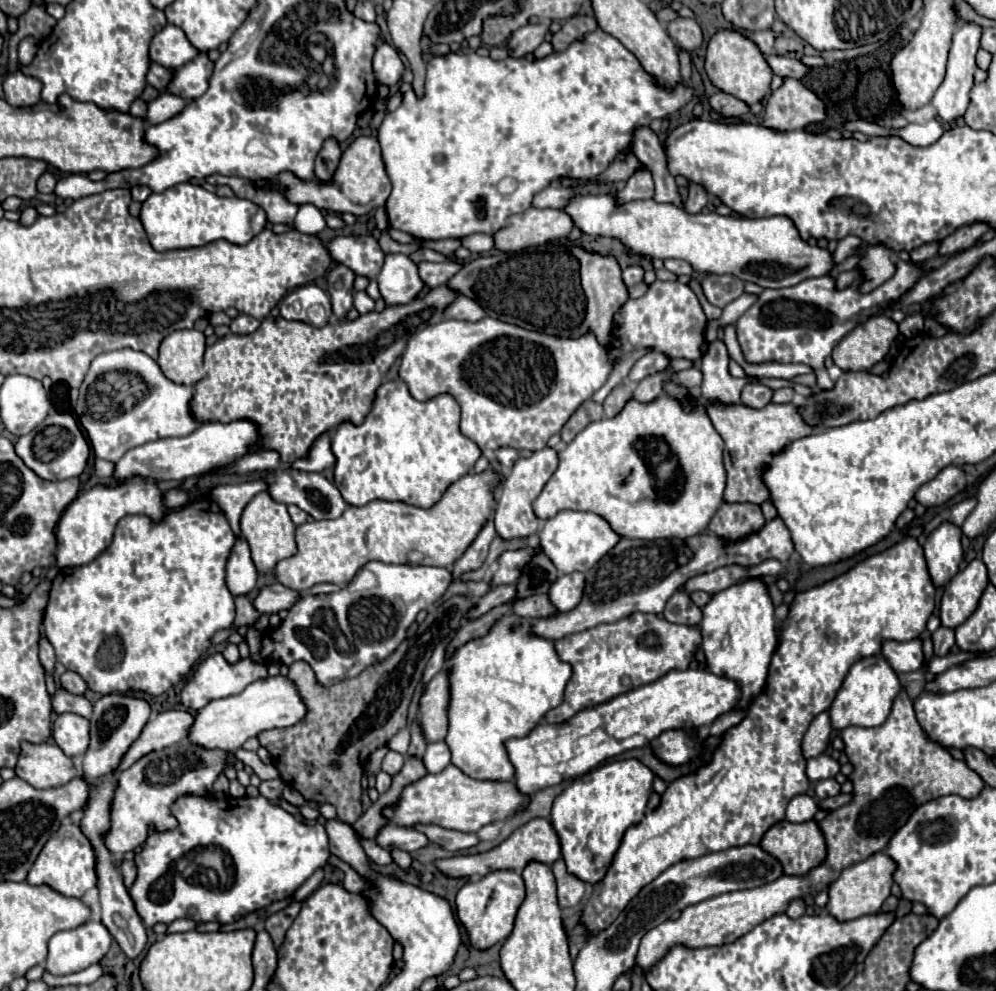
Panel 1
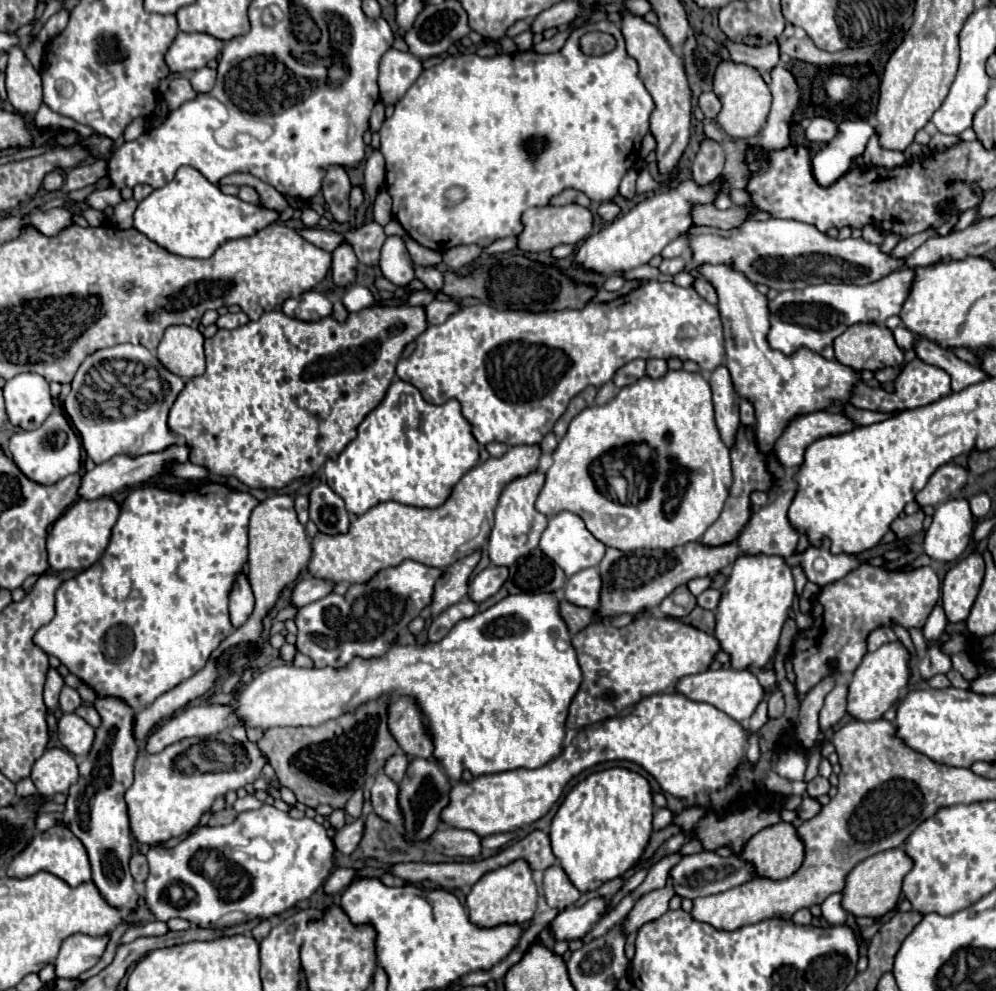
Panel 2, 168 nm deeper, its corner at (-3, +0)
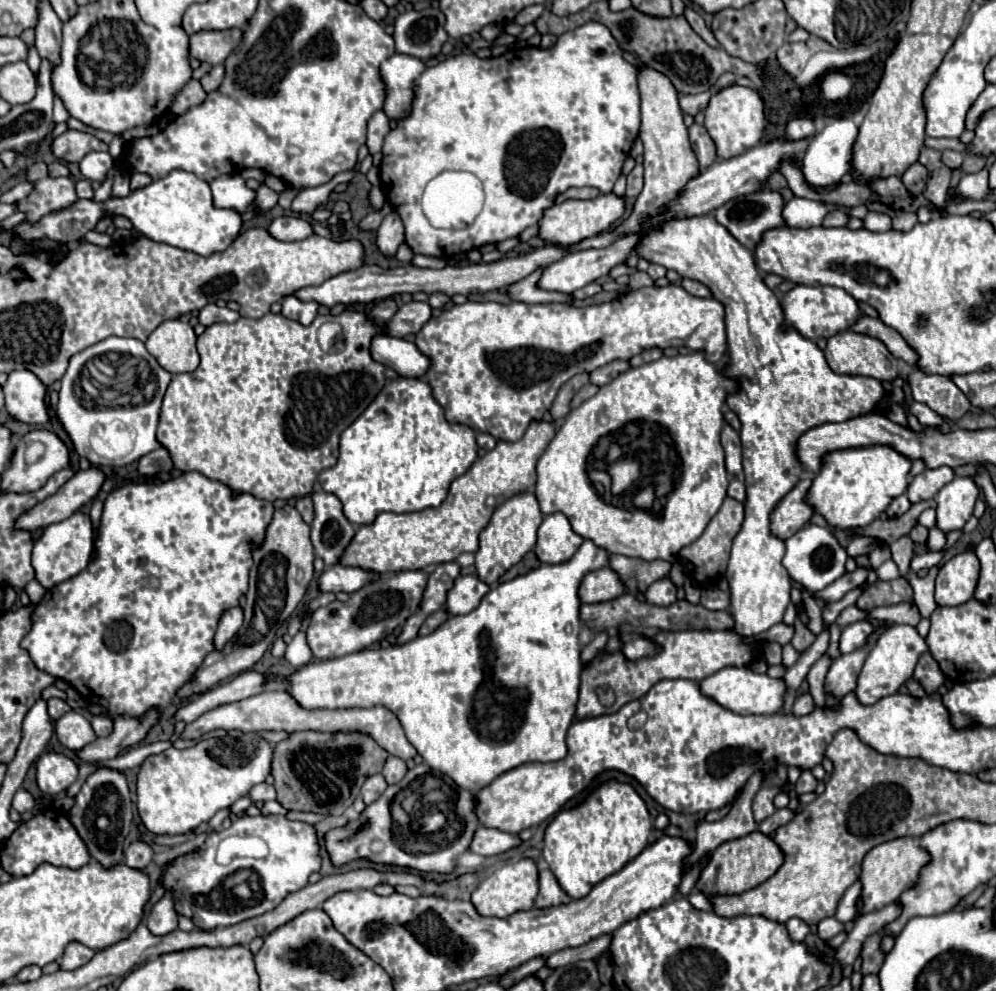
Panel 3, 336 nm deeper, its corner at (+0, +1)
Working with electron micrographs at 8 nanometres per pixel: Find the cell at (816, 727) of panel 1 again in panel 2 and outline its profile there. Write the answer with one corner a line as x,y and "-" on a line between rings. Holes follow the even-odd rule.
836,684
826,696
824,706
820,710
820,732
826,732
836,726
846,714
846,688
846,684

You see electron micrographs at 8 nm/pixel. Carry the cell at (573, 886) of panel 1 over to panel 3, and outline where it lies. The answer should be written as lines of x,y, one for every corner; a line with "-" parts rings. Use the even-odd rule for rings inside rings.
543,867
539,871
539,895
535,899
535,907
545,909
545,907
553,907
553,905
563,905
569,901
571,901
571,897
559,887
555,875
547,867

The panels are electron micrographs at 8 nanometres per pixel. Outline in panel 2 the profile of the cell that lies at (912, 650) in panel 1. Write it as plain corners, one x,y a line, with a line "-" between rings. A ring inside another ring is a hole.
884,626
884,628
878,628
874,630
870,636
868,636
868,650
878,650
882,644
888,644
888,642
896,642
896,634
892,628

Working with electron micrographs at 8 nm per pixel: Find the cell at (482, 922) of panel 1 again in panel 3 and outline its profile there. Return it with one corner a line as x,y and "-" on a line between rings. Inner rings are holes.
521,859
517,863
507,863
495,869
471,895
471,903
481,915
509,917
517,911
533,909
537,897
537,865
533,859

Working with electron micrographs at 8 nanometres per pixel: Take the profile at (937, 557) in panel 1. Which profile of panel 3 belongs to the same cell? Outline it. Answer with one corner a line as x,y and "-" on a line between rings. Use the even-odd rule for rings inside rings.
955,477
935,497
937,527
943,529
945,533
961,529
973,515
973,505
977,497
979,497
979,487
973,481
973,477

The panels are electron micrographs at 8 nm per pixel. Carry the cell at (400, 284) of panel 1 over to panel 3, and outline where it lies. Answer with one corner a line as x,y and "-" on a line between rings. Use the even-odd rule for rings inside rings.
391,211
391,213
383,219
381,227
377,229
377,247
381,249
383,255
393,257
395,251
397,251
397,247
399,247
403,241
405,241
403,221
401,221
401,217
399,217
397,211

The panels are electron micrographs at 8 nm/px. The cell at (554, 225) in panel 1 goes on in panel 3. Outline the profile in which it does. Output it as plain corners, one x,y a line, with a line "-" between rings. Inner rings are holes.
605,193
589,201
579,201
579,199
569,199
563,203
553,205
551,209
545,211
541,223
539,223
539,237
545,243
557,243
557,245
575,245
581,239
595,237
607,229
611,229
625,213
625,199
615,195
615,193

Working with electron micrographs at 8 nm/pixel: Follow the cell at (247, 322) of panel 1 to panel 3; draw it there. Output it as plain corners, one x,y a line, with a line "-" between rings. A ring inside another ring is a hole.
209,303
205,305
201,311
199,311
199,323
209,327
213,323
219,323
219,321
227,321
227,323
233,323
239,319
239,313
237,311
231,311
227,307
219,307
215,303

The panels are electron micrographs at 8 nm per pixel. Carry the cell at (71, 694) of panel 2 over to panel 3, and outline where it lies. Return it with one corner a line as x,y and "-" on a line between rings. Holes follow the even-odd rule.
49,699
47,701
47,713
51,717
51,721
57,721
61,715
65,715
67,711
71,711
71,707
63,701
63,699

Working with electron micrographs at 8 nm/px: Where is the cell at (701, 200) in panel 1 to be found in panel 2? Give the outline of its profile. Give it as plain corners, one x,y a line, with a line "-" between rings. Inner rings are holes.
706,140
700,146
700,152
692,164
692,180
700,186
710,184
724,168
724,150
718,142

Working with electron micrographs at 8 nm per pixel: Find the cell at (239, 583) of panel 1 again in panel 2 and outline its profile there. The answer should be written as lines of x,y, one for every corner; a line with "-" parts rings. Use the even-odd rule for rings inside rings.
238,574
232,592
230,592
230,618
232,618
232,626
240,628
252,614
254,610
254,594
252,594
252,586
246,578
246,574

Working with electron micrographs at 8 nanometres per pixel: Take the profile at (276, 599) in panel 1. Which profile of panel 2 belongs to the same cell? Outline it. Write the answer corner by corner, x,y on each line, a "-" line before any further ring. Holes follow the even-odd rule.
306,576
304,580
296,582
296,586
292,588
290,604
294,608
302,608
302,606
306,606
306,604
310,604
310,602
326,596
330,590
332,590
332,584
330,582
324,582
324,580

